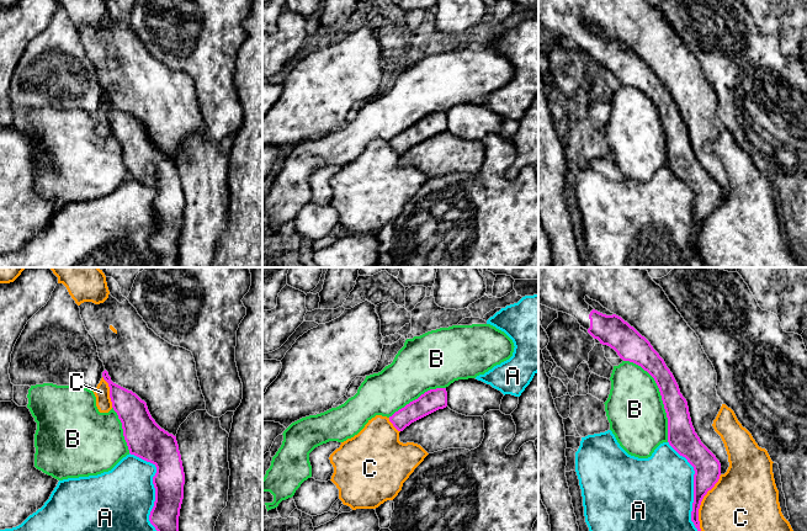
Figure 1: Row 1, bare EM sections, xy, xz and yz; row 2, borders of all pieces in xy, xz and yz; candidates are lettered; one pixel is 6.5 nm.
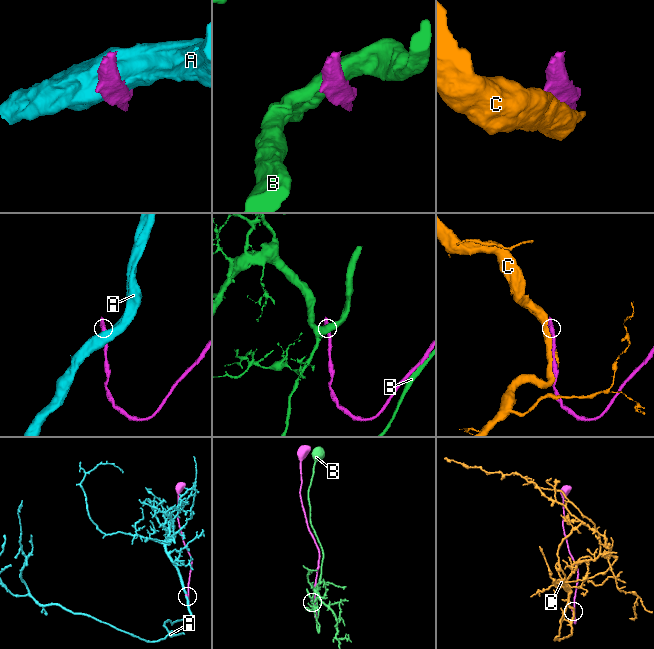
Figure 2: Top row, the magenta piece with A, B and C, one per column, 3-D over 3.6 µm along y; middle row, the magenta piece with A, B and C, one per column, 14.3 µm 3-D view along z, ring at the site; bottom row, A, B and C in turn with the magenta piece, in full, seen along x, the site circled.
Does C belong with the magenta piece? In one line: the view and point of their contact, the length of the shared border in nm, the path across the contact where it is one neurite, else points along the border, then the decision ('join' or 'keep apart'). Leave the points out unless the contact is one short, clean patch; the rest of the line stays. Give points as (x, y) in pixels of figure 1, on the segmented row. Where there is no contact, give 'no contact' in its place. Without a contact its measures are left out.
contact yz (700, 503); length 400 nm; keep apart

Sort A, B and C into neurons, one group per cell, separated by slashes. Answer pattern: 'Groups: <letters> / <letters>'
Groups: A B / C

